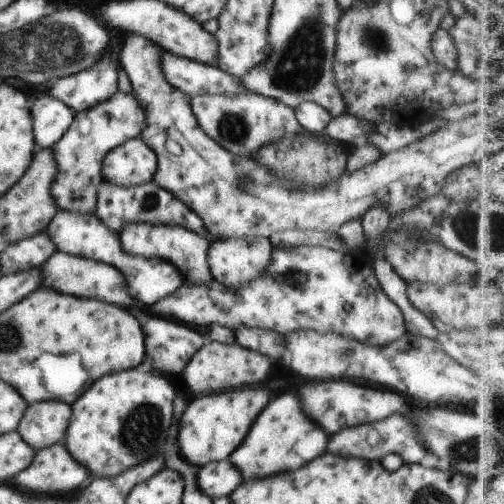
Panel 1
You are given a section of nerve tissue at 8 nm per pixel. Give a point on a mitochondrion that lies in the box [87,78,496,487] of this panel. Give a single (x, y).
(141, 429)

